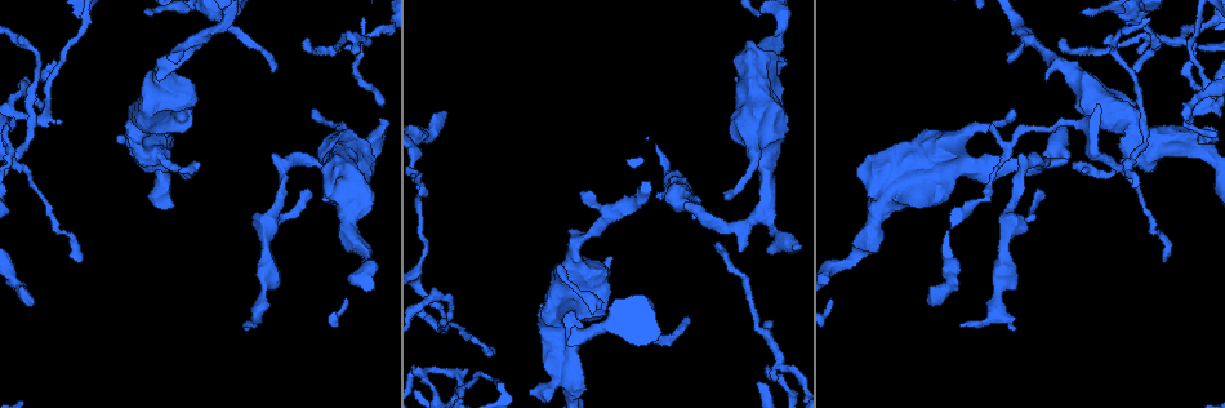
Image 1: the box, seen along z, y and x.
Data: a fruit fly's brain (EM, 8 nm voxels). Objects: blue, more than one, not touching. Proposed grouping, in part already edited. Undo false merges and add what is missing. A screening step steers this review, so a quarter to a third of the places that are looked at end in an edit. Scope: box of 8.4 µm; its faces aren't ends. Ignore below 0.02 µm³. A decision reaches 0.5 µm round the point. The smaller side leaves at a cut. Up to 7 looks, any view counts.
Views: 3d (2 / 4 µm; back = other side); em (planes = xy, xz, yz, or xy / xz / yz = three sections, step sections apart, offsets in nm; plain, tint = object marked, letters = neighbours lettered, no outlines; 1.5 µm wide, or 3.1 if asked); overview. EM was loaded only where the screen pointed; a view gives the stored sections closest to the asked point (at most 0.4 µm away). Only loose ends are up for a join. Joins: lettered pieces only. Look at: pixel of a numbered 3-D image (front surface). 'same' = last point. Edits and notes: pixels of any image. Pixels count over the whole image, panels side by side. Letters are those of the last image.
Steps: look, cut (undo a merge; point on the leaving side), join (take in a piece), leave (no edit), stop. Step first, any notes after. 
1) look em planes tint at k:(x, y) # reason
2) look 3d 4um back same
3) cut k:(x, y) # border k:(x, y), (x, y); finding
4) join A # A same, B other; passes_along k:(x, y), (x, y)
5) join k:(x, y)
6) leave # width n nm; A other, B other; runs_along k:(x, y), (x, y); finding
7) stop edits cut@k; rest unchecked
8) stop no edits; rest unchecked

look 3d 2um at 1:(358, 78) # abrupt turn

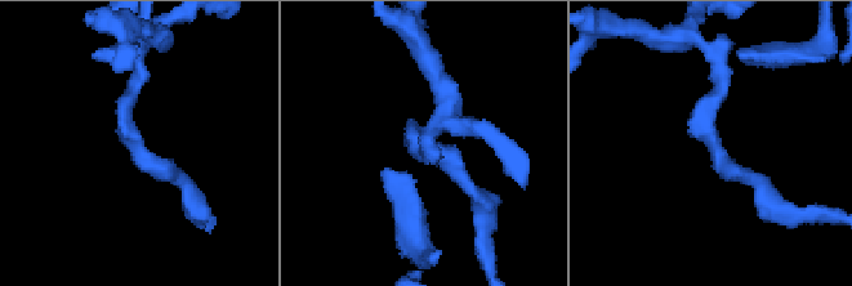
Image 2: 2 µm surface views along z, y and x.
look em xz step 8 letters at 2:(707, 143) # need the tissue

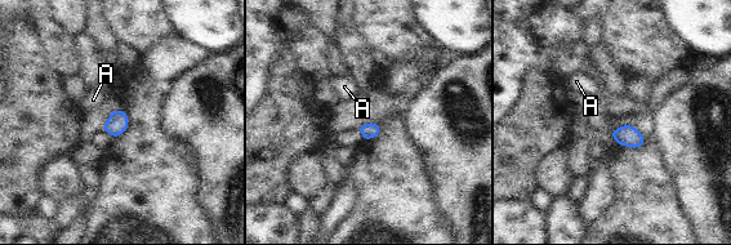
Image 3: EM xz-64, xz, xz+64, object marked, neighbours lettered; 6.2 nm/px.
look em planes letters same # another direction

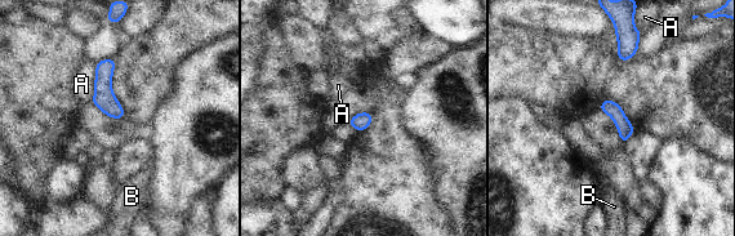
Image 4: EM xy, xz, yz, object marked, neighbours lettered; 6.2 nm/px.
leave # longest_contact A 240 nm; A other, B other; border 4:(96, 65), (94, 97), (90, 101); continuous, no second neuron

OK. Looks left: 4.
look 3d 2um back at 1:(1073, 165) # an open end

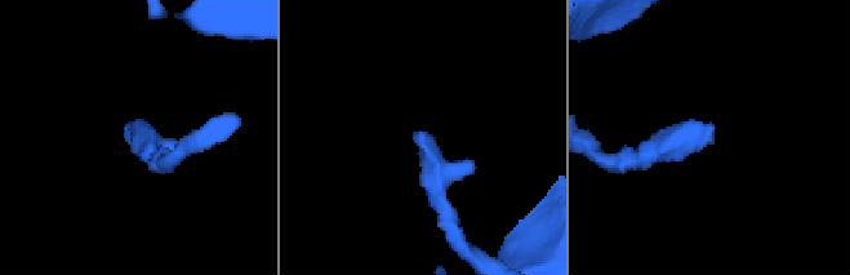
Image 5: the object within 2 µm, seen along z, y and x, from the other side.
look em xz step 8 tint at 5:(125, 134) # shape alone is not enough

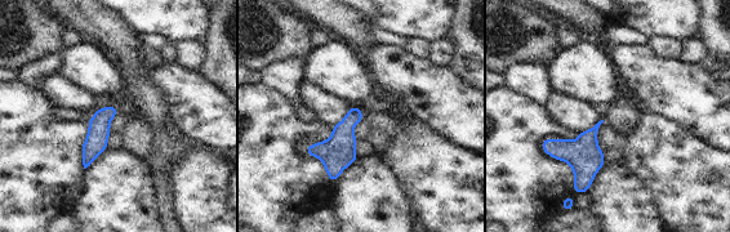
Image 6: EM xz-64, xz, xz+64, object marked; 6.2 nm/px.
look em planes letters same # another direction

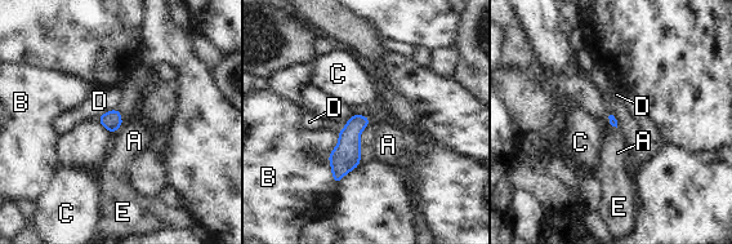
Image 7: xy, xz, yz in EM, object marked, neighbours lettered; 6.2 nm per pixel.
leave # A other, B other, C other, D other, E other; border 7:(121, 124), (112, 133); no lettered piece goes on from it

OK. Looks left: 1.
stop no edits; rest unchecked

